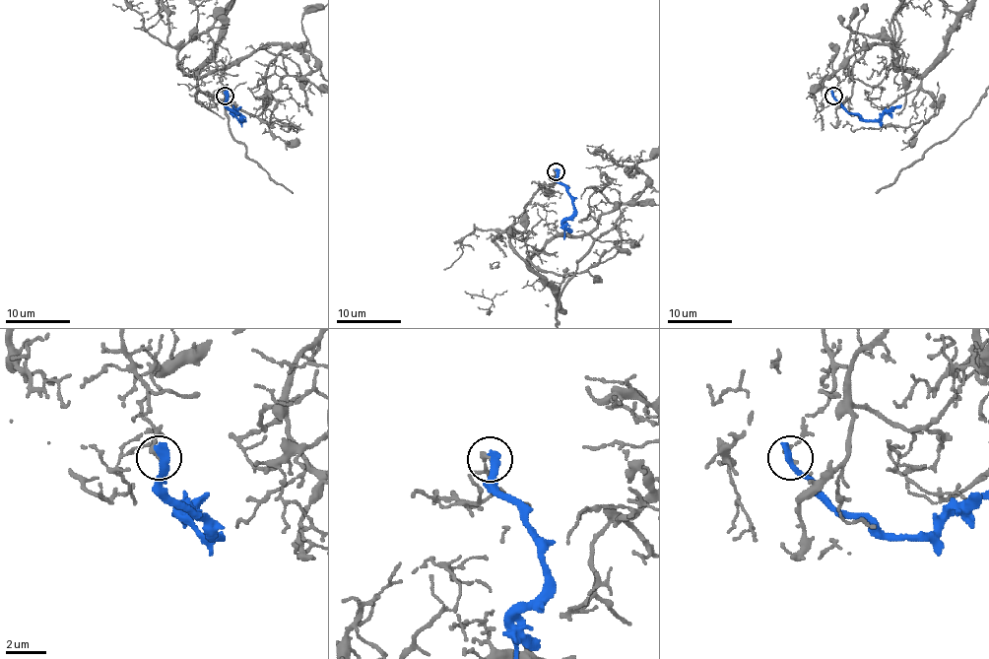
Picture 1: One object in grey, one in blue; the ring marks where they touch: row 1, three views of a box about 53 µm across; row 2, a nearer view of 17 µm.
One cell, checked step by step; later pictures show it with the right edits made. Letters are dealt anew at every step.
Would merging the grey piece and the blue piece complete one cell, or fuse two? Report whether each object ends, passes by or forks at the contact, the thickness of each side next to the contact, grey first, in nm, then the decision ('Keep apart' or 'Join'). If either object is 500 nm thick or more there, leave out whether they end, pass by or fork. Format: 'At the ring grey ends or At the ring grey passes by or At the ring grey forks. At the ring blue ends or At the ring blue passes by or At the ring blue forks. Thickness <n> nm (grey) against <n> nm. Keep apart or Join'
At the ring grey ends. At the ring blue ends. Thickness 220 nm (grey) against 480 nm. Keep apart

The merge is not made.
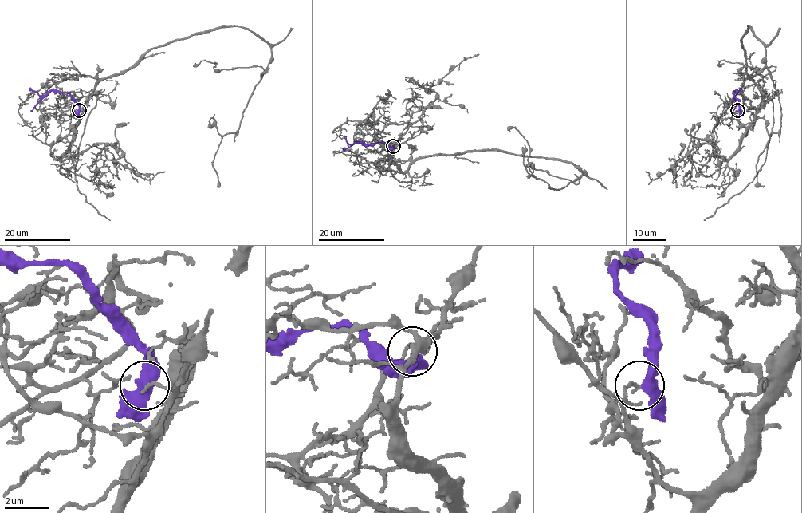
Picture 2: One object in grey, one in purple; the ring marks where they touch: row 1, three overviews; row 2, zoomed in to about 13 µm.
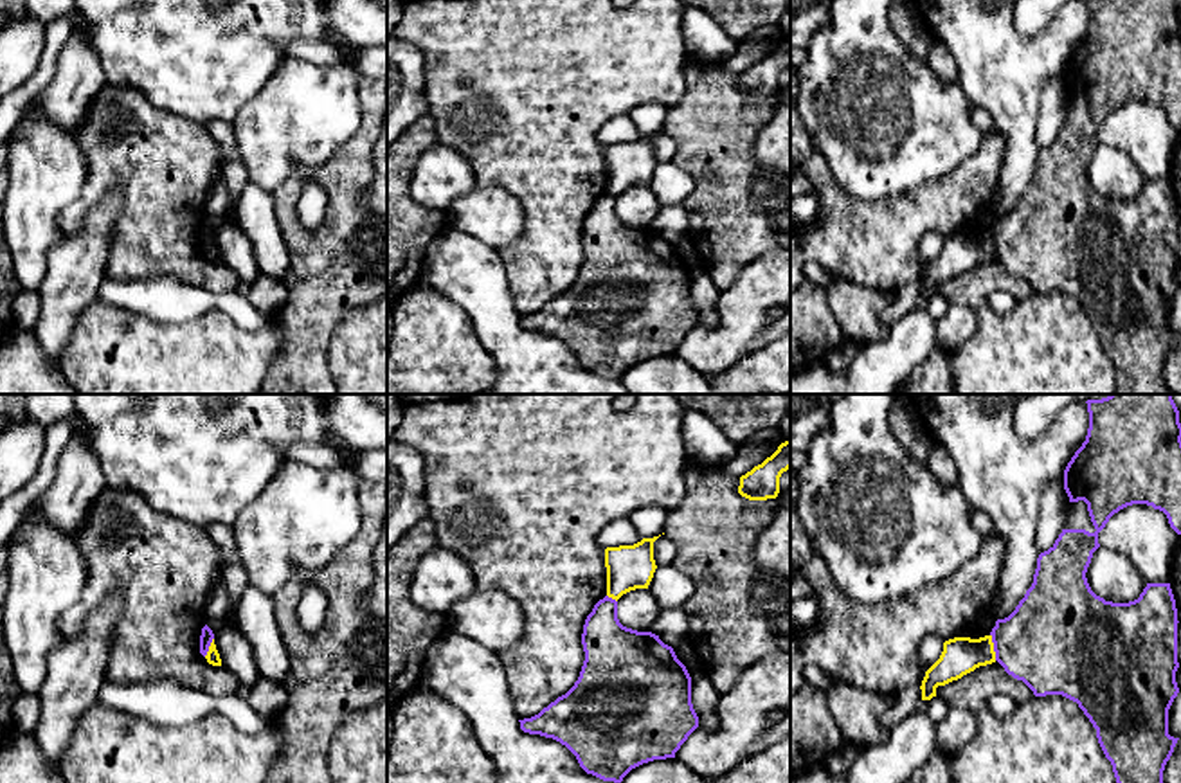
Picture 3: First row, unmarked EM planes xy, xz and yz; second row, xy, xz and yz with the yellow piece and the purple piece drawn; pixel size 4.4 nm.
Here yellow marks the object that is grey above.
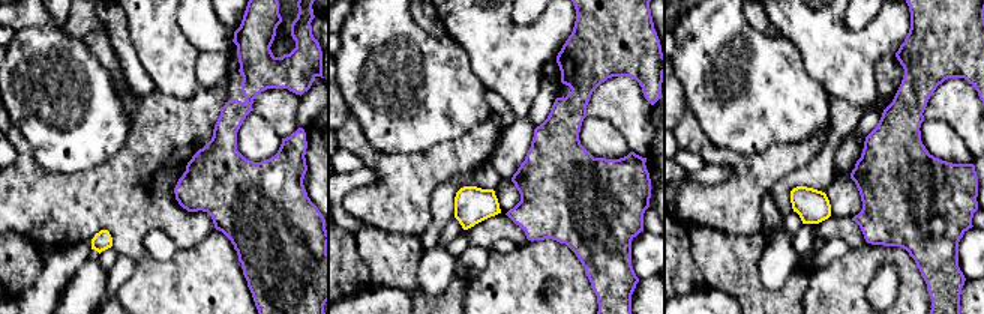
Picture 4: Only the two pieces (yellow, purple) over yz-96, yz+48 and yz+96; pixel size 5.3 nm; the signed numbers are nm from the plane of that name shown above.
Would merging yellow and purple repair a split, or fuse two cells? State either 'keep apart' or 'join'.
keep apart

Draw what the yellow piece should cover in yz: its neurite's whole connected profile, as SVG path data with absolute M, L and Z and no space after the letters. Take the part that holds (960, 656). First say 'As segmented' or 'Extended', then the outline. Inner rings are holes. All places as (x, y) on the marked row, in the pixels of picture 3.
As segmented. M992 635L979 639L954 637L943 643L940 659L925 671L922 700L936 697L936 688L945 686L979 666L996 662Z

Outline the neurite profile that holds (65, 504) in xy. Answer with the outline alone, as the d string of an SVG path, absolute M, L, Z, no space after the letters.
M76 423L56 464L52 484L36 499L36 511L47 524L74 538L104 488L97 455L90 450L81 425Z

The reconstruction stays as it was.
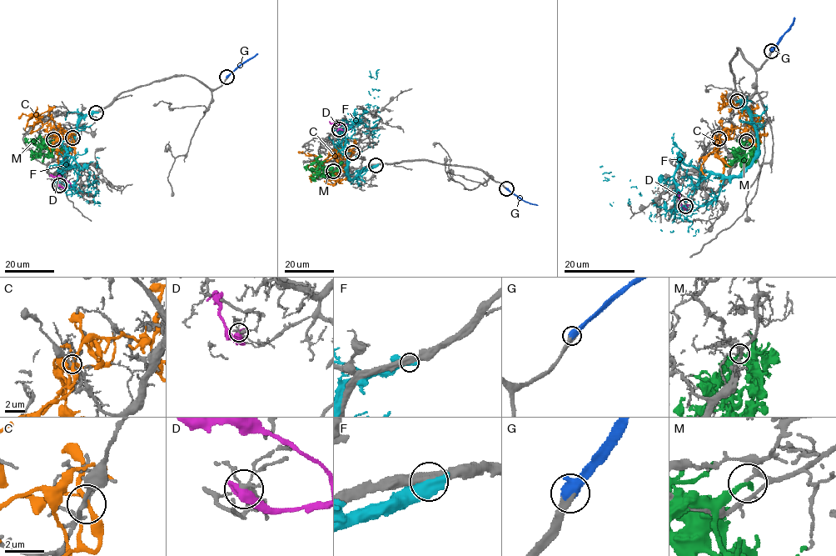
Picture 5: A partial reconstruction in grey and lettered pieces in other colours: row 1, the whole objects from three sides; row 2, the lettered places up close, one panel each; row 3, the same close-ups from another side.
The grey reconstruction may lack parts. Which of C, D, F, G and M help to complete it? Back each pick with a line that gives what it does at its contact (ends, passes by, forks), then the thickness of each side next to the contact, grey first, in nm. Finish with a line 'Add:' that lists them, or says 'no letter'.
G: it ends; calibres 360 and 650 nm
Add: G

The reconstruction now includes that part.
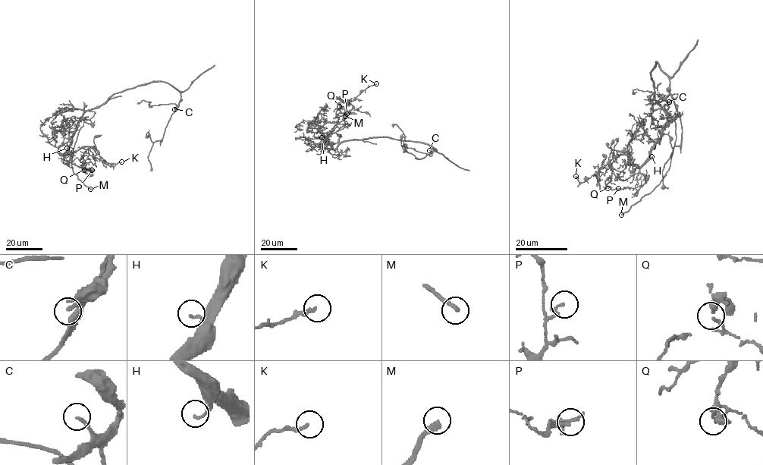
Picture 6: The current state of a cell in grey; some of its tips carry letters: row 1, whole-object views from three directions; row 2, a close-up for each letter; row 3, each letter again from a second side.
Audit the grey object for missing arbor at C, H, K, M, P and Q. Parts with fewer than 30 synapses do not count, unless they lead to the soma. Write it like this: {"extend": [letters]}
{"extend": ["C", "M"]}

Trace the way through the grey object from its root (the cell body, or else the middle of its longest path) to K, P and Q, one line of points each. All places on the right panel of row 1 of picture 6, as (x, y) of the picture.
K: (653, 83), (655, 101), (667, 120), (650, 157), (637, 167), (626, 155), (616, 155), (585, 181), (576, 176)
P: (653, 83), (655, 101), (667, 116), (665, 127), (649, 158), (640, 168), (645, 182), (634, 188), (618, 188)
Q: (653, 83), (655, 101), (667, 115), (667, 120), (649, 158), (640, 168), (645, 182), (634, 188), (607, 188)

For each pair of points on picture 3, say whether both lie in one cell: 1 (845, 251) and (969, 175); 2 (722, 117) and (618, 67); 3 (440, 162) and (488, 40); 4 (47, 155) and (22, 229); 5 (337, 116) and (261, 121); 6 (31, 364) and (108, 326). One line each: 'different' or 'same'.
1: same
2: different
3: different
4: same
5: same
6: different

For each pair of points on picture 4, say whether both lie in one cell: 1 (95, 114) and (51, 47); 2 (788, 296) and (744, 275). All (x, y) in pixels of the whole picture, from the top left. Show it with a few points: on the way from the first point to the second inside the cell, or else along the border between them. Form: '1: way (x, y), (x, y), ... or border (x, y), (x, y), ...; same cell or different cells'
1: way (78, 98), (51, 71), (51, 63); same cell
2: way (777, 298), (765, 298), (753, 286); same cell

